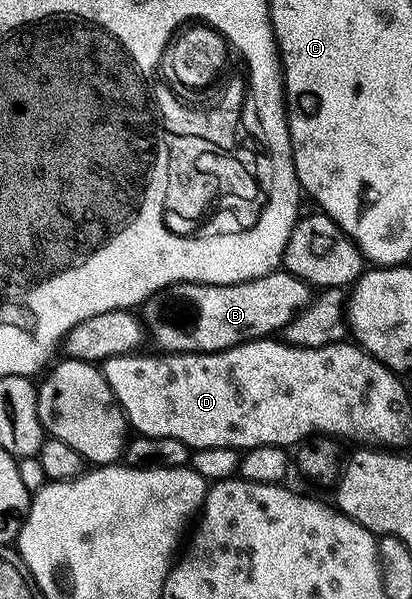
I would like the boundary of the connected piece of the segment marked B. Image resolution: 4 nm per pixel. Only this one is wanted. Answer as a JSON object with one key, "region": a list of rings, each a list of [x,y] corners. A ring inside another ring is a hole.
{"region":[[[281,267],[258,279],[229,285],[199,285],[184,281],[181,285],[170,285],[149,297],[142,306],[142,320],[150,341],[157,345],[160,353],[221,353],[247,341],[258,341],[279,334],[313,300],[313,286],[298,279]]]}

